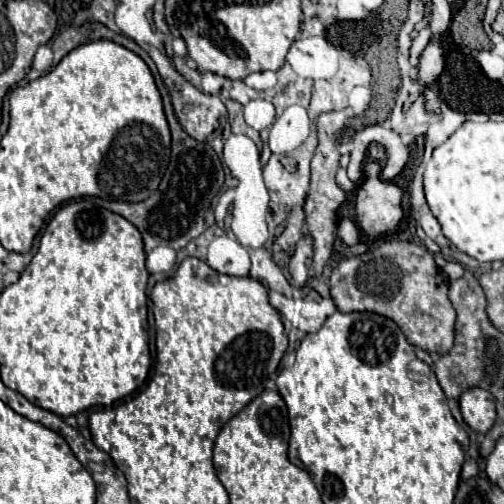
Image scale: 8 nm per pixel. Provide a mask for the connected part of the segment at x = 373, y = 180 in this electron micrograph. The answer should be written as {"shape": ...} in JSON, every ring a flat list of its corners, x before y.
{"shape":[[367,161,365,181,357,191,357,223,369,241,394,232,403,219,401,197,403,191,389,181,377,177,381,166,377,161]]}

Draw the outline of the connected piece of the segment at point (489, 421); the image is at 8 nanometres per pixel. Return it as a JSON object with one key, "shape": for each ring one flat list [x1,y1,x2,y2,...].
{"shape":[[471,387,459,397,459,407,465,423,477,431,487,433,495,421,495,399,481,387]]}

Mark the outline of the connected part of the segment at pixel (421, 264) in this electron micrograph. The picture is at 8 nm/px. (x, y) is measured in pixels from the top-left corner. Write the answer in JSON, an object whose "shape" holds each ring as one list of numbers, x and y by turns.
{"shape":[[385,241,363,255,355,255,351,259,343,259,331,273,329,279,331,297,341,313,351,311,373,311,383,317,395,321,401,331,405,333,407,341,427,353,445,355,453,347,455,335,455,307,449,301,449,279,447,275,435,265,433,255,427,253,419,243,411,241]]}

